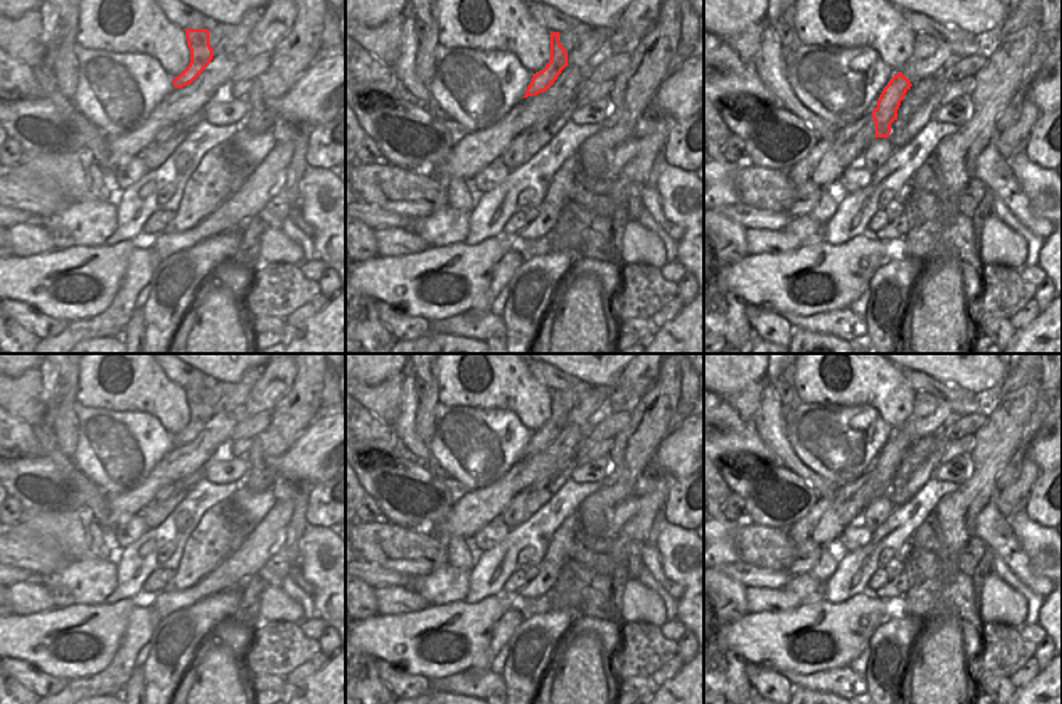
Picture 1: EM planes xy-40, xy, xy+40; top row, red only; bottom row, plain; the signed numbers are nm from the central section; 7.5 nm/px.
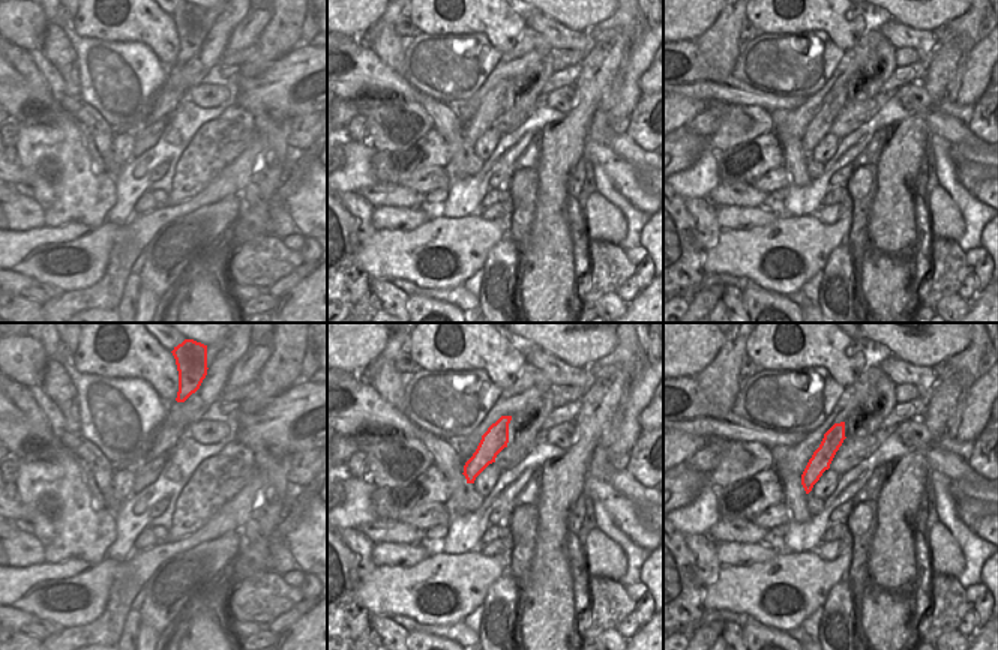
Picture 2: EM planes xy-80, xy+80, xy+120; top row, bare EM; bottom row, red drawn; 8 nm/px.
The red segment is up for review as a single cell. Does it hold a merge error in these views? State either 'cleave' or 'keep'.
cleave

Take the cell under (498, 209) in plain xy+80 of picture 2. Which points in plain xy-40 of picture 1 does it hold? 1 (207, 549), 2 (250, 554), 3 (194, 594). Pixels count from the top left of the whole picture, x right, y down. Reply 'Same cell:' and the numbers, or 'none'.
Same cell: 1

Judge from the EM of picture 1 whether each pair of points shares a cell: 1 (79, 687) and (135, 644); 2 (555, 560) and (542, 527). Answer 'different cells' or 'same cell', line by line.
1: same cell
2: different cells

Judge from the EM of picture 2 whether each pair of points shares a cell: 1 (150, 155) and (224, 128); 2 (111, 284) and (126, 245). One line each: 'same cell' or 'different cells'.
1: different cells
2: same cell

